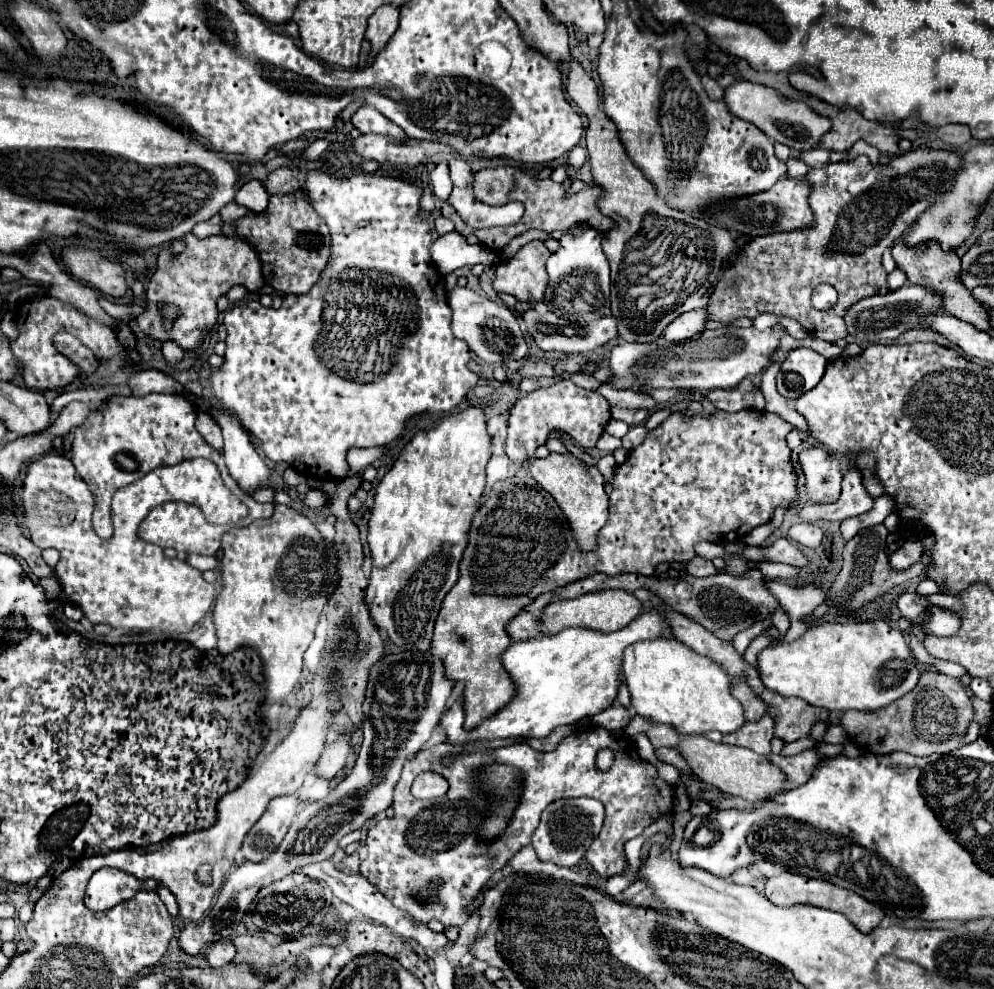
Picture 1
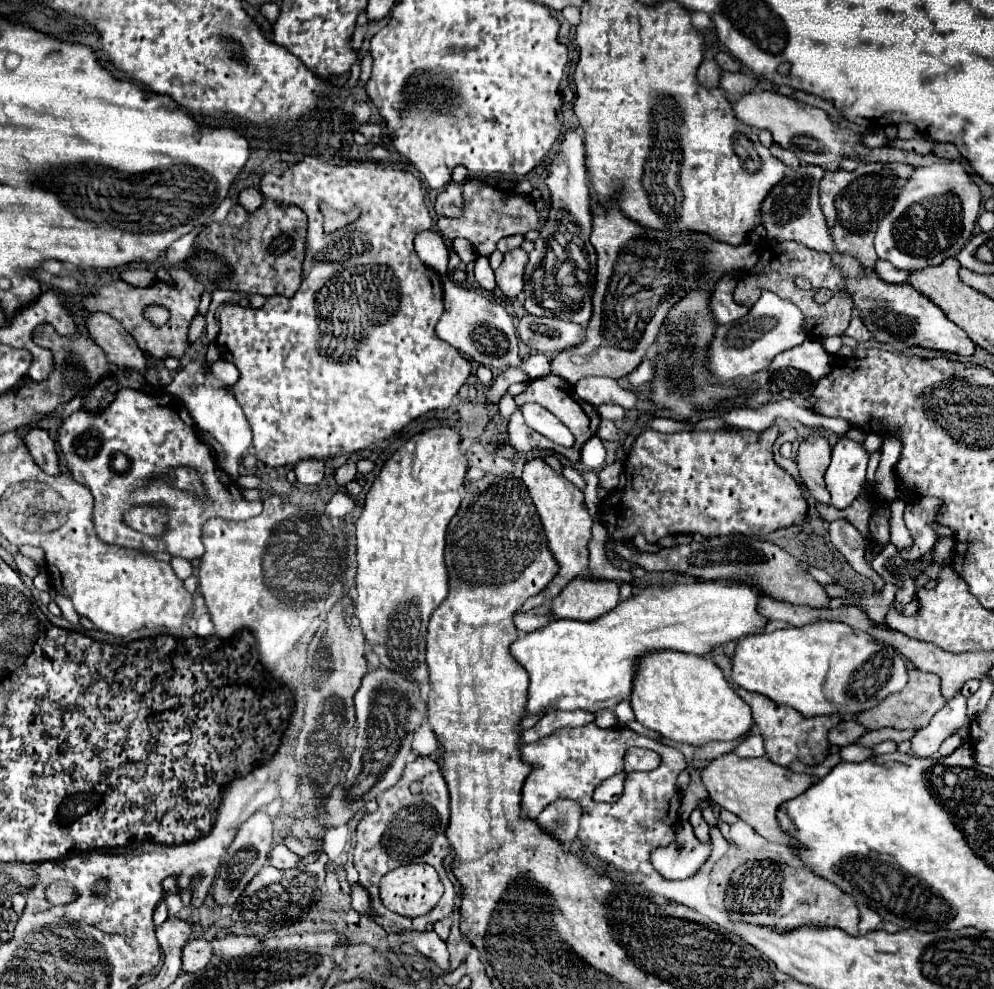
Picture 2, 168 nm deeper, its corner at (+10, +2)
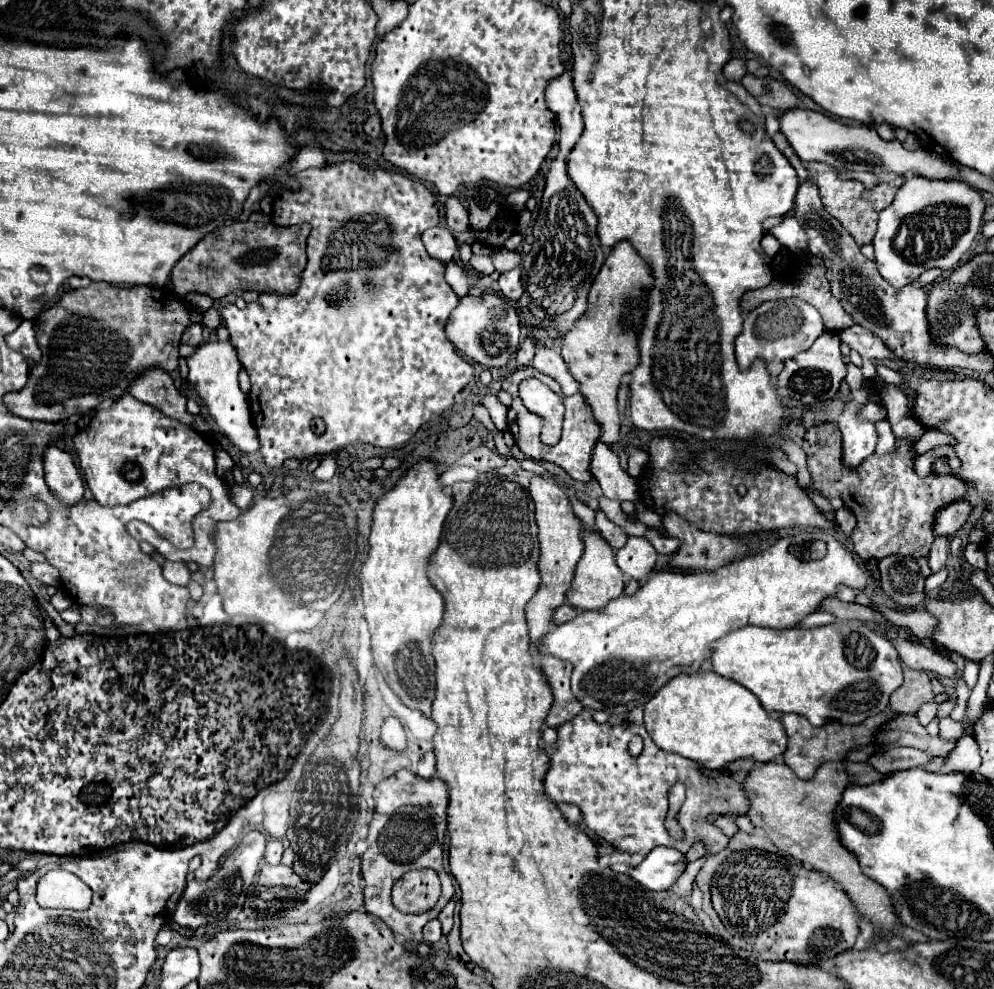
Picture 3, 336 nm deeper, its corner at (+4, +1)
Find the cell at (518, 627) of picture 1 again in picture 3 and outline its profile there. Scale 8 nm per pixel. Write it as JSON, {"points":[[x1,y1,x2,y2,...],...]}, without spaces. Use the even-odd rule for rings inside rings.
{"points":[[564,603,564,605,560,605,556,611,554,611,554,625,560,625,560,623,564,623,564,621,568,621,568,619,572,619,576,615,576,611,568,605,568,603]]}

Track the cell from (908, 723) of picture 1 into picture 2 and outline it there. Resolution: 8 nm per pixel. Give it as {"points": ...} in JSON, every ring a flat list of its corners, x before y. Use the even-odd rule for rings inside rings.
{"points":[[908,668,908,684,902,692,890,694,888,698,884,698,878,706,862,712,858,716,858,722,868,728,868,730,878,730,878,728,896,728,896,730,906,730,906,728,924,728,932,716,946,704,946,700,940,694,940,680,934,674,916,670,916,668]]}

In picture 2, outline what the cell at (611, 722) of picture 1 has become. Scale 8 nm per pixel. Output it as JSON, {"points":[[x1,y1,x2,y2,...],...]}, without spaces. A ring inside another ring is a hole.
{"points":[[600,710,600,712,596,712,596,720,594,720,598,726,606,726,606,728,610,728,610,726,614,726,614,724,618,724,618,720,616,720,616,716,610,712,610,710]]}

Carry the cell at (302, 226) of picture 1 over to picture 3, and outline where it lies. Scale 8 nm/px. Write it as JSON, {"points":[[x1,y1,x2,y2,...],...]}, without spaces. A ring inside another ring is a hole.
{"points":[[260,211,250,213,248,221,234,221,232,225,218,227,216,231,202,237,172,269,172,285,174,293,184,297,190,291,200,291,210,295,212,299,222,299,230,293,244,293,244,291,258,291,258,293,282,293,290,295,300,287,300,275,306,267,306,237,310,235,312,227,308,223,280,227,274,225,272,219]]}

